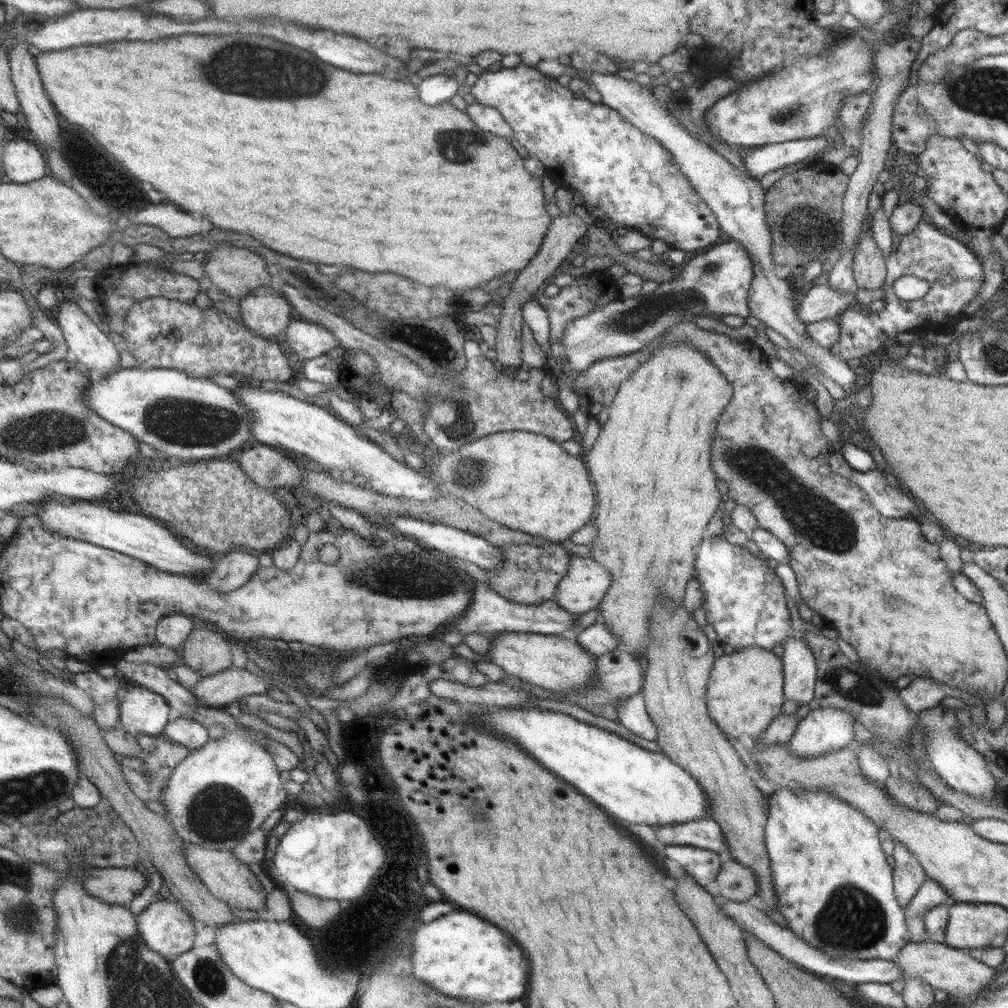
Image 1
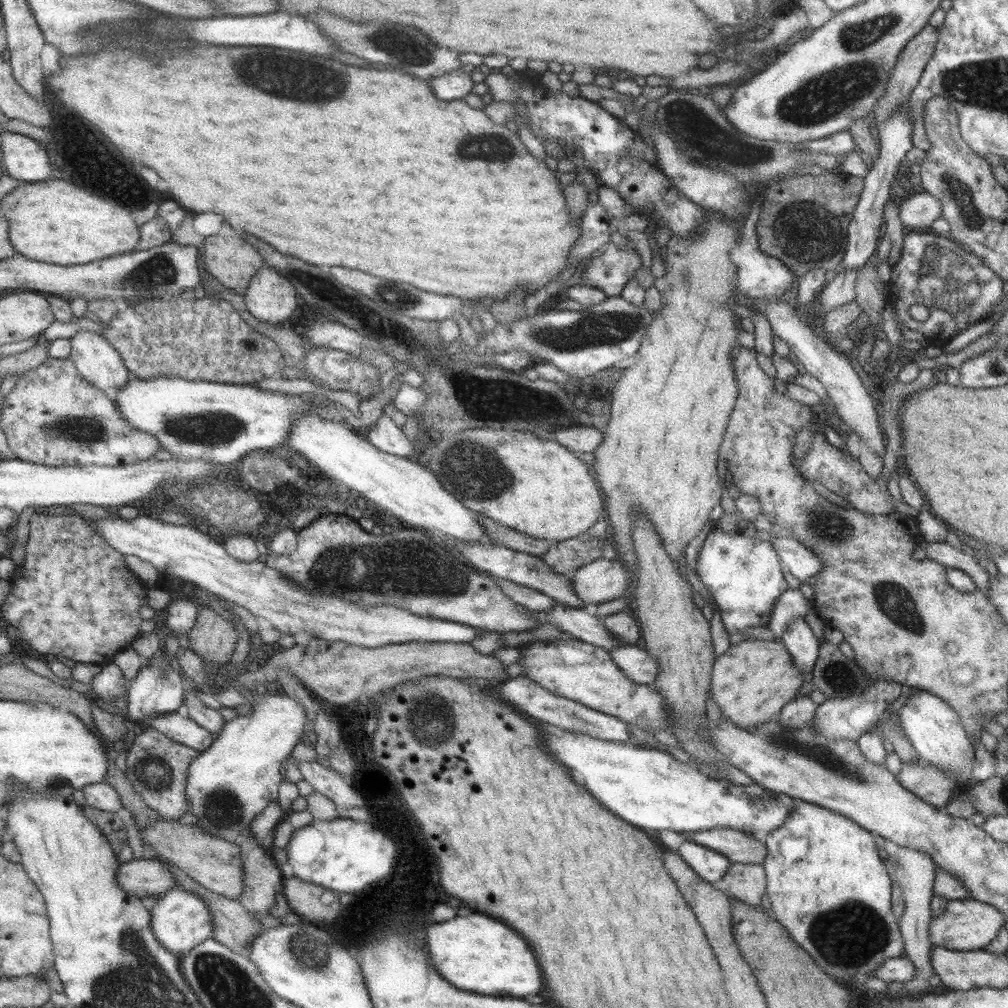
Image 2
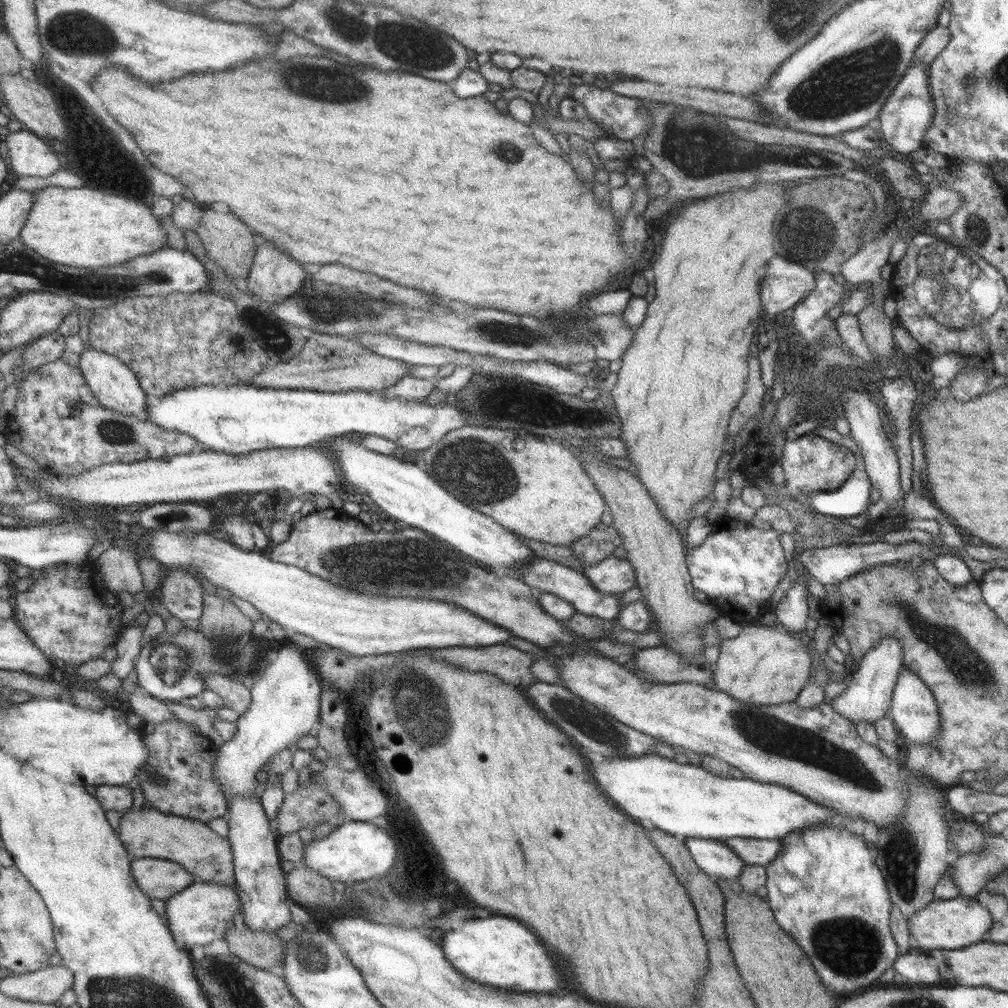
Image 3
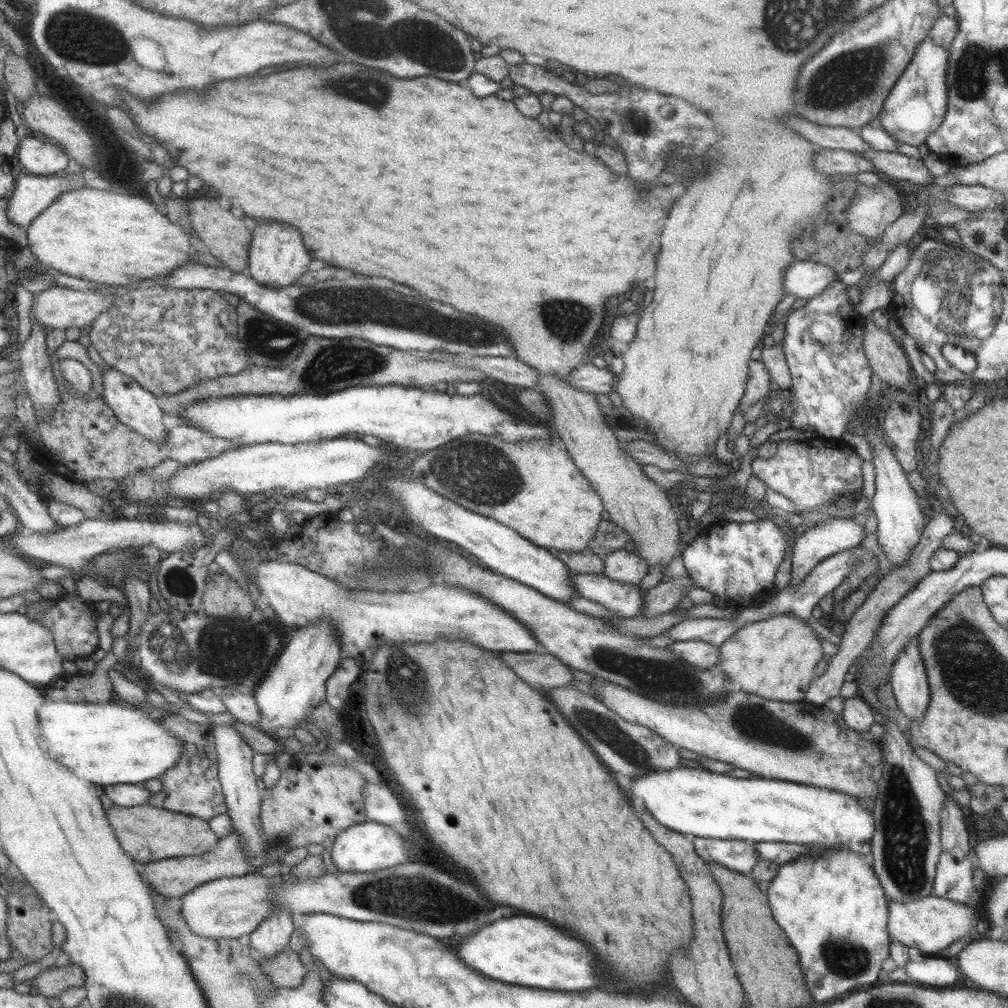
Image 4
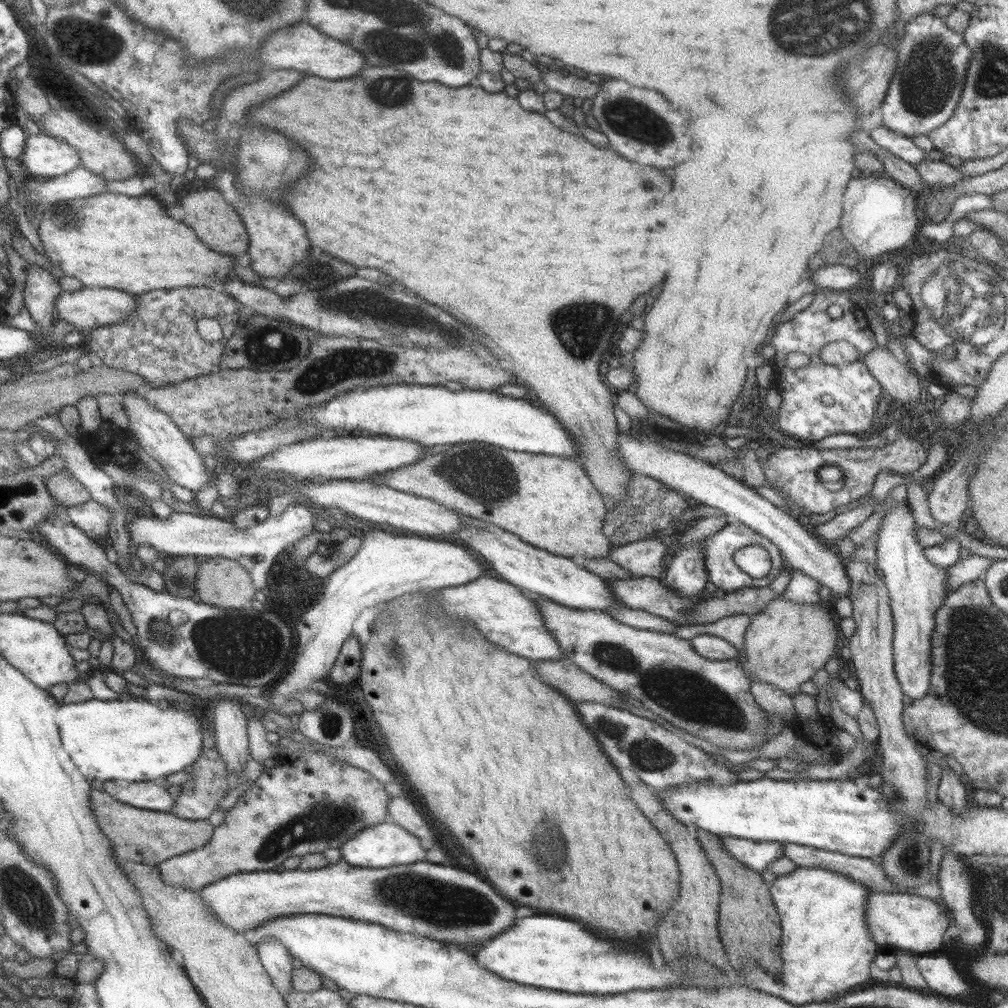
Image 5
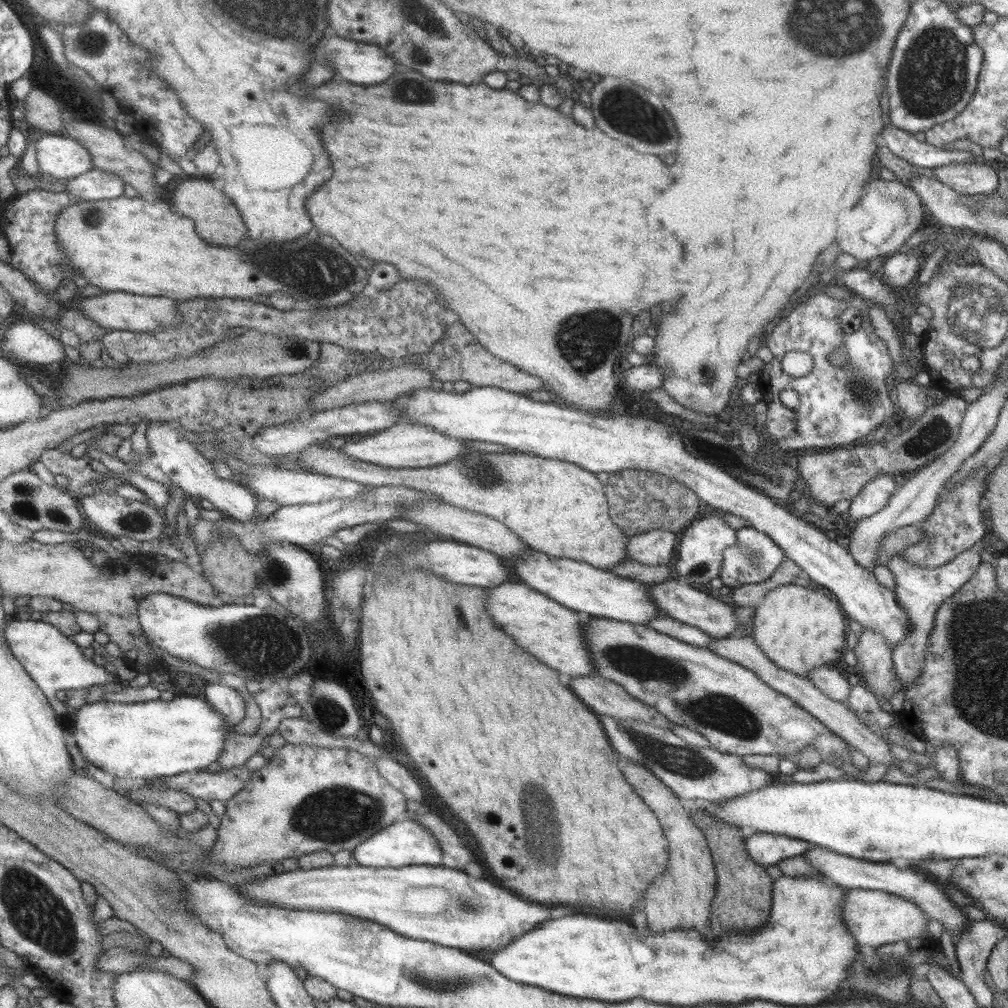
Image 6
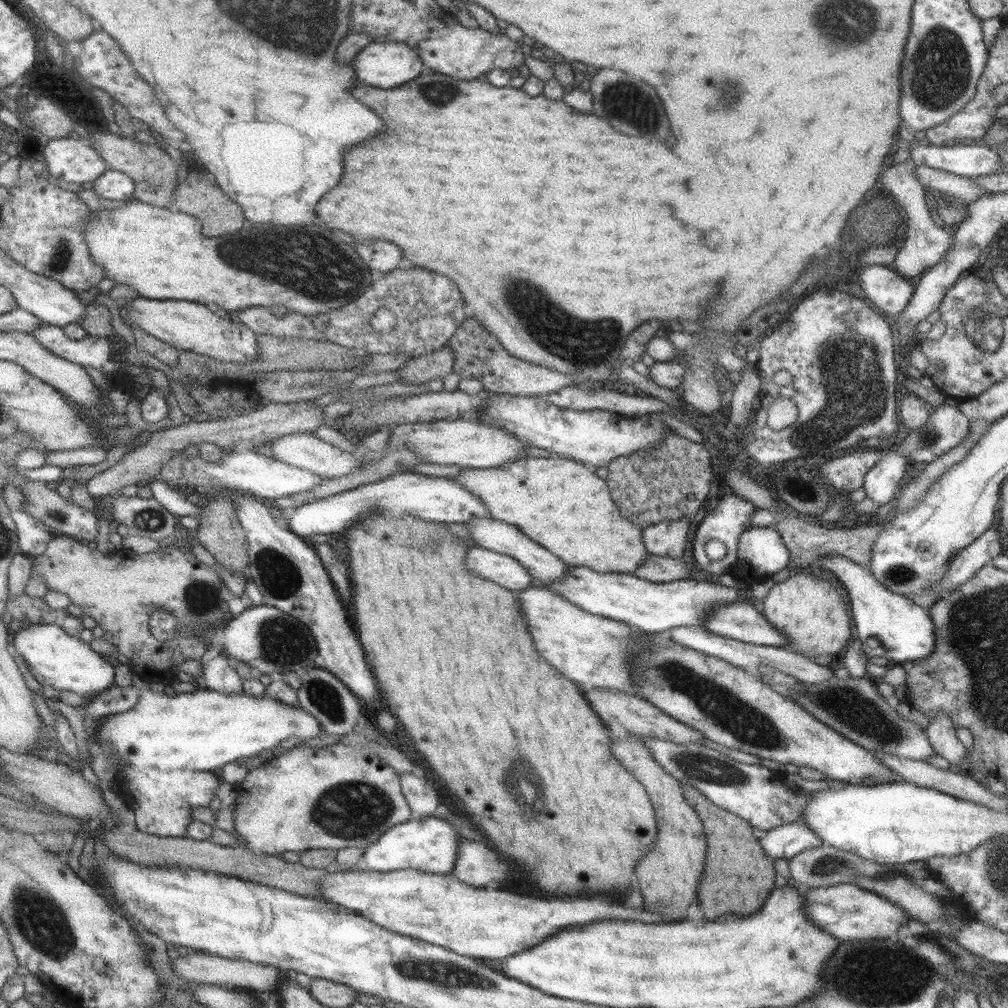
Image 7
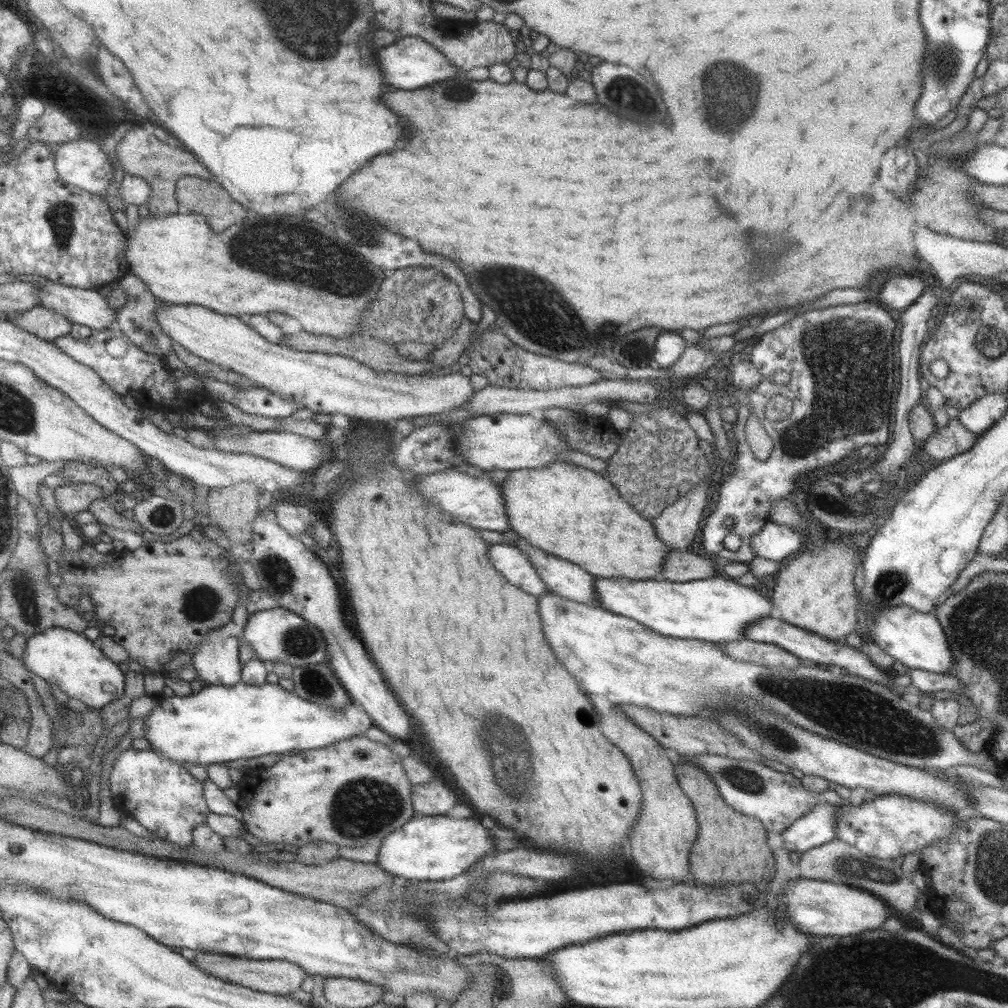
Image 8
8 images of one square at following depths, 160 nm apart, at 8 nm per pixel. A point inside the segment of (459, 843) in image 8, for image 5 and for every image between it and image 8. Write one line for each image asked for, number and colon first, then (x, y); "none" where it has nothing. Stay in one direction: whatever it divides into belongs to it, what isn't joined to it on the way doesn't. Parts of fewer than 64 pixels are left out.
5: (386, 844)
6: (406, 843)
7: (427, 844)

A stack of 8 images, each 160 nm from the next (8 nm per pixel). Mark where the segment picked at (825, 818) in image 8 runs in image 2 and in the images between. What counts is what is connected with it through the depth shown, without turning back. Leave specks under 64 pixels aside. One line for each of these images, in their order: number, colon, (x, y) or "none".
2: (709, 865)
3: (712, 857)
4: (736, 855)
5: (755, 855)
6: (766, 849)
7: (784, 841)

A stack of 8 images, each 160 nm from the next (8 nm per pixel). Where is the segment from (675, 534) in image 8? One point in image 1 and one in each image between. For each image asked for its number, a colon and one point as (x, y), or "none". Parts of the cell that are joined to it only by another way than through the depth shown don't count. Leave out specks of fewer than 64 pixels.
1: (584, 583)
2: (600, 580)
3: (612, 575)
4: (621, 566)
5: (643, 557)
6: (655, 547)
7: (667, 538)

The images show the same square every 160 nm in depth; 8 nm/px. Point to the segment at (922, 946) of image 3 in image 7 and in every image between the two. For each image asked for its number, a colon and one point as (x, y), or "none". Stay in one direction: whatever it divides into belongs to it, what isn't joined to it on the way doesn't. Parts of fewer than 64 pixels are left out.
4: (930, 924)
5: (897, 920)
6: (874, 917)
7: (847, 912)

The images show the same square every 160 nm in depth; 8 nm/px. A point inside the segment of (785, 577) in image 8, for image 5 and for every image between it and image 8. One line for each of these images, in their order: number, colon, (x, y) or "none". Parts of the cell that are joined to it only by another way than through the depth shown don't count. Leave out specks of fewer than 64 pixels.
5: (784, 644)
6: (797, 628)
7: (804, 608)

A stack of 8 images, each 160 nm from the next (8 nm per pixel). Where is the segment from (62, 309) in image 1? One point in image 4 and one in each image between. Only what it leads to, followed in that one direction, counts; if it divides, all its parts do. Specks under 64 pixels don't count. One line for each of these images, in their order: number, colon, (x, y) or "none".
2: (96, 361)
3: (114, 385)
4: (131, 404)

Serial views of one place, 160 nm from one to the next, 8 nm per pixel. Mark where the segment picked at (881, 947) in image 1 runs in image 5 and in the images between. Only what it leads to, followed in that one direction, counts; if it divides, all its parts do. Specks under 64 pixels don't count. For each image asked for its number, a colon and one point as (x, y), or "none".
2: (829, 890)
3: (825, 891)
4: (831, 907)
5: (825, 947)

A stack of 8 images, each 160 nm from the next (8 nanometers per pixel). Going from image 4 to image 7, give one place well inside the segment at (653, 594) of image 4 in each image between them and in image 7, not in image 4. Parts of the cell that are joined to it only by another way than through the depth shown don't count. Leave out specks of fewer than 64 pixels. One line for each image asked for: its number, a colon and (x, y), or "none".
5: (685, 575)
6: (699, 554)
7: (729, 518)

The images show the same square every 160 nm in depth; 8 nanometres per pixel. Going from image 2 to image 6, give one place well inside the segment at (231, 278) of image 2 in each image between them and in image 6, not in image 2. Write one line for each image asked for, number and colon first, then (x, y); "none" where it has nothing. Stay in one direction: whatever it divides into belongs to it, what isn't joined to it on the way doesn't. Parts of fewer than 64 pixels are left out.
3: (228, 243)
4: (227, 239)
5: (216, 224)
6: (216, 221)

